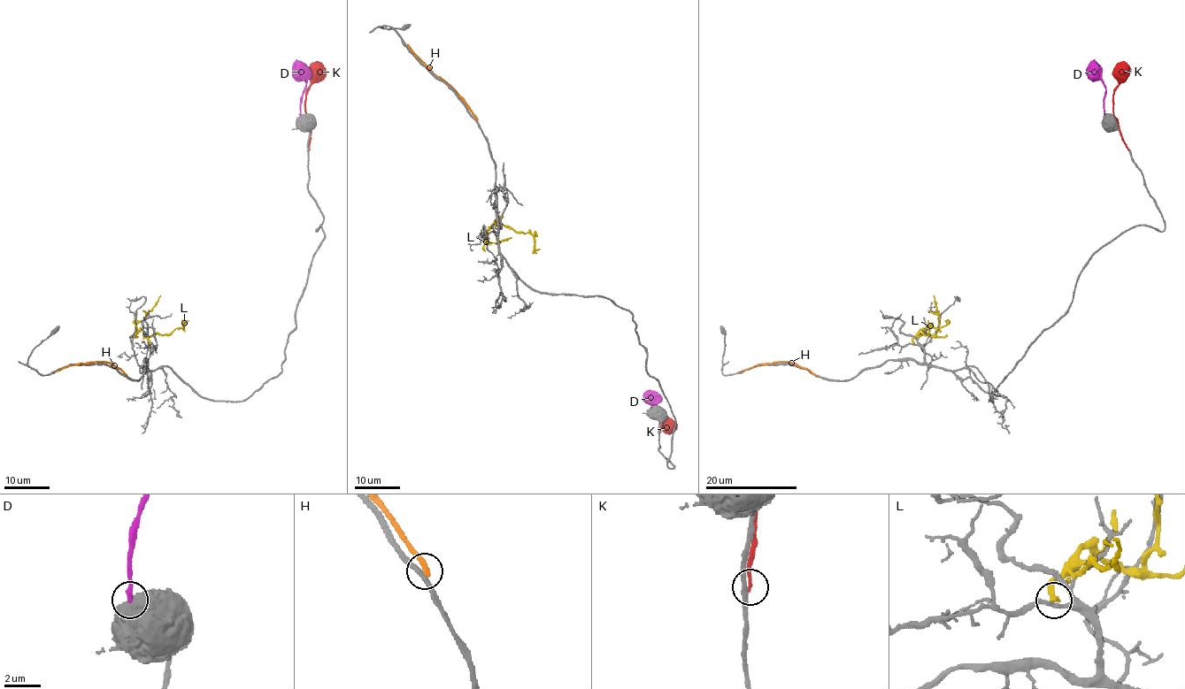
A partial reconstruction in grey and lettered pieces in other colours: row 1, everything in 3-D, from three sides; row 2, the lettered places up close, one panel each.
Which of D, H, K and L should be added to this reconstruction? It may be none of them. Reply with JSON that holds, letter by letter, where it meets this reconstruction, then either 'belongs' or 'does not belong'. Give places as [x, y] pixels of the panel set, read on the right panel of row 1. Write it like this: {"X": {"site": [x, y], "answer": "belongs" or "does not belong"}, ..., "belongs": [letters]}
{"D": {"site": [1104, 116], "answer": "does not belong"}, "H": {"site": [815, 375], "answer": "does not belong"}, "K": {"site": [1128, 149], "answer": "does not belong"}, "L": {"site": [912, 343], "answer": "does not belong"}, "belongs": []}

